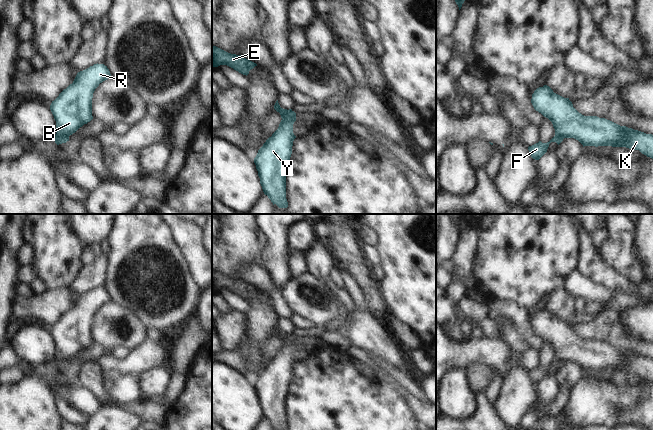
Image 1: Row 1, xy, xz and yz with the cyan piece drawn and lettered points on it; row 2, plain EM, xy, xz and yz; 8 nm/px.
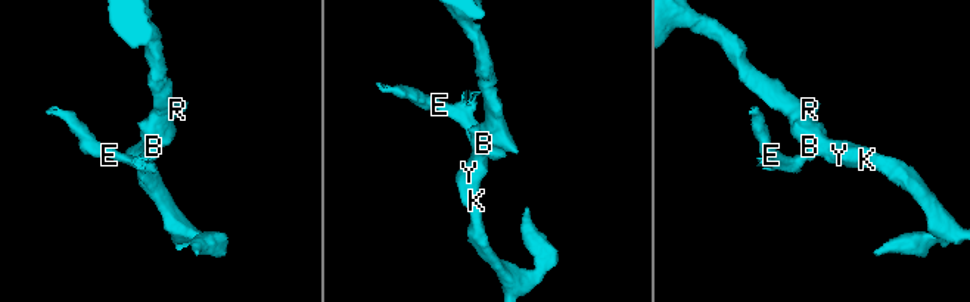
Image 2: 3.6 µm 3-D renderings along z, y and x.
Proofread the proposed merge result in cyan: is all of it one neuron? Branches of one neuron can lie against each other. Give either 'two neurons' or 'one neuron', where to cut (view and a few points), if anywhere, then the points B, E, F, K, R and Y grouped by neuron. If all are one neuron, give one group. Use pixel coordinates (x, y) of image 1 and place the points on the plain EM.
two neurons; cut xy (55, 358), (65, 358), (68, 360); groups B K R Y / E F

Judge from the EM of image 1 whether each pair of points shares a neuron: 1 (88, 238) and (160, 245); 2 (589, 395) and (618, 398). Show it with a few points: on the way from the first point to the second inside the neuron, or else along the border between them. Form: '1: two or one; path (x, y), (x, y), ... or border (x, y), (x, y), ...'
1: two; border (113, 224), (106, 238)
2: one; path (596, 398), (611, 398)

